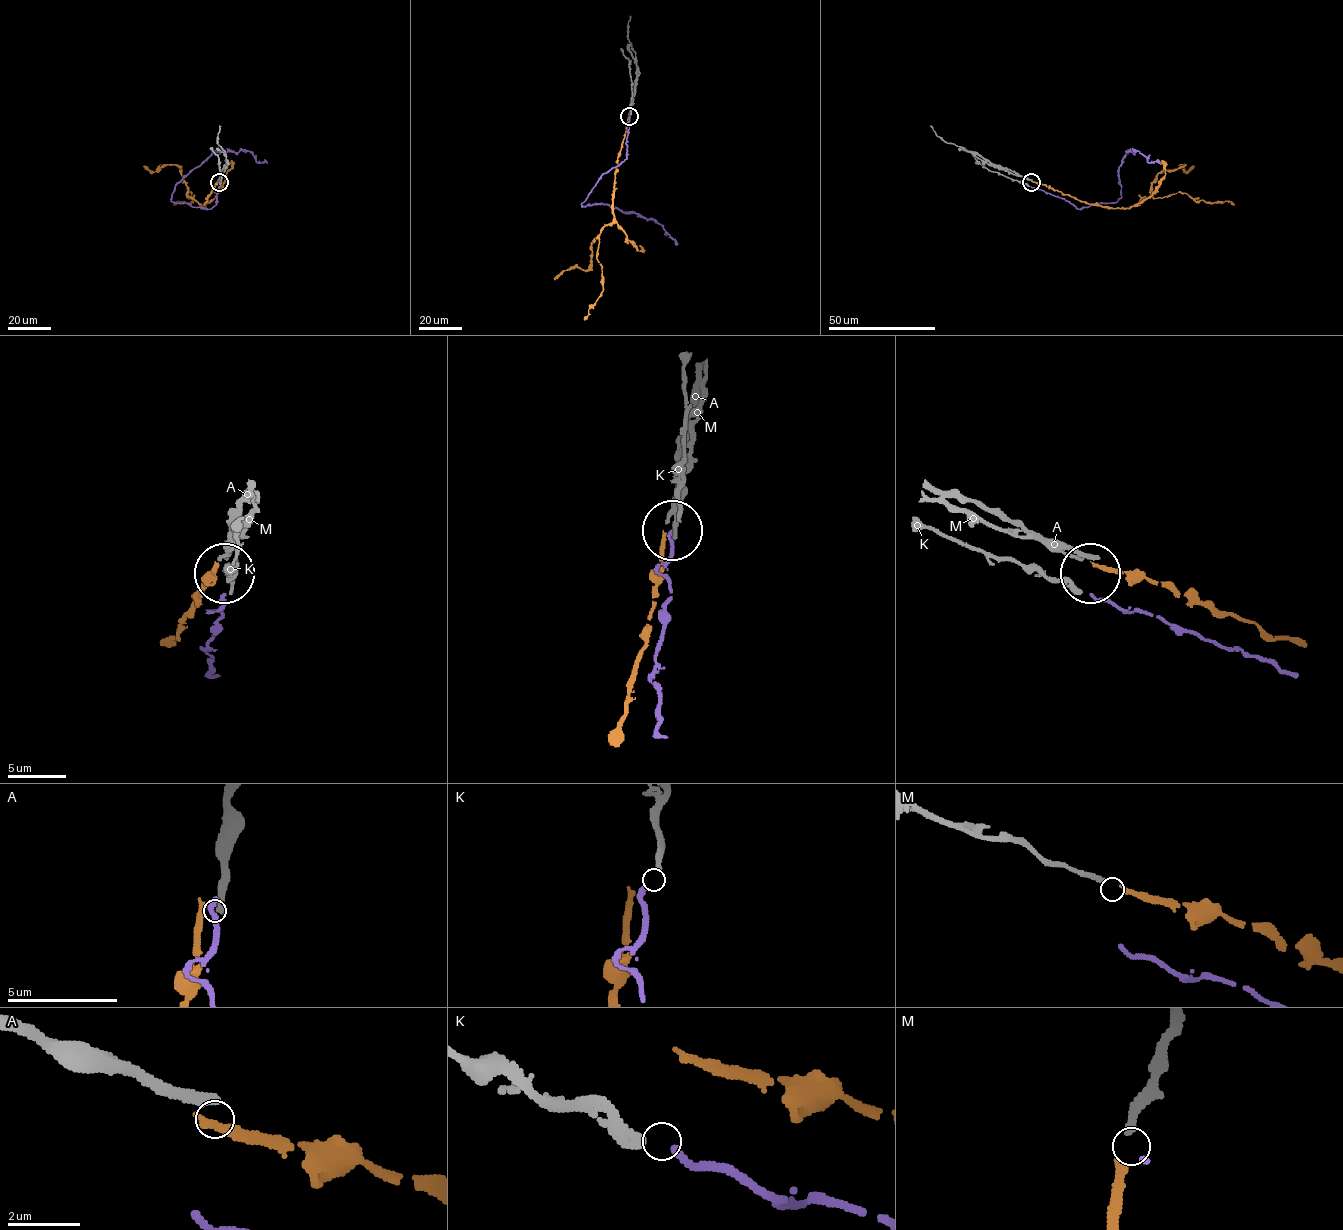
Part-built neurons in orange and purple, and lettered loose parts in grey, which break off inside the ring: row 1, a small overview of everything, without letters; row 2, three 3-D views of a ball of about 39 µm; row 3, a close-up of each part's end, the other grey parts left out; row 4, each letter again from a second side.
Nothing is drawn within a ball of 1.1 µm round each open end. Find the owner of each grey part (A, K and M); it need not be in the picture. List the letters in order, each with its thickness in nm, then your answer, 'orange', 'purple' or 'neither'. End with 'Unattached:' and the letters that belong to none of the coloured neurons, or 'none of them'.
A: 360 nm thick; neither
K: 240 nm thick; purple
M: 260 nm thick; orange
Unattached: A

